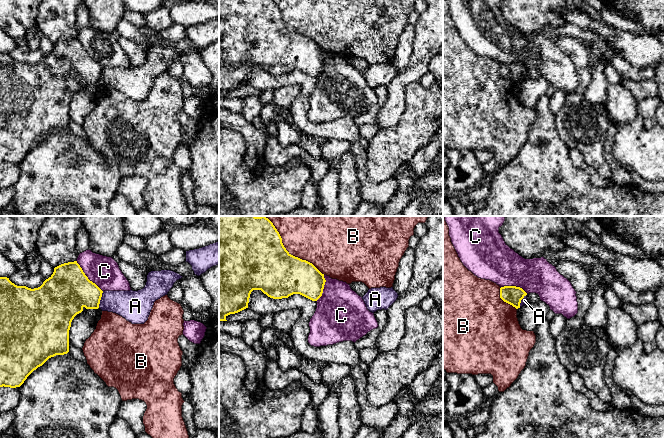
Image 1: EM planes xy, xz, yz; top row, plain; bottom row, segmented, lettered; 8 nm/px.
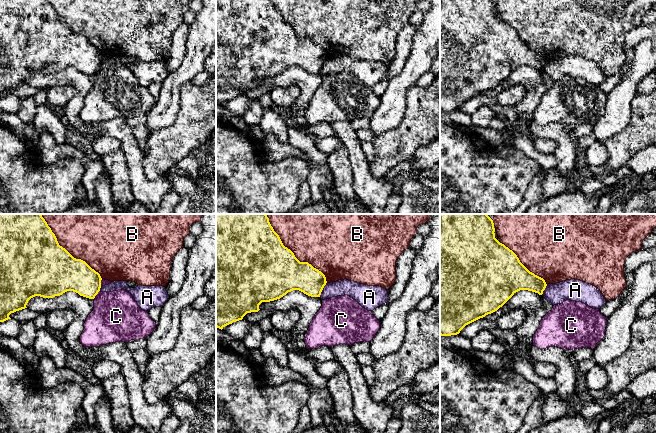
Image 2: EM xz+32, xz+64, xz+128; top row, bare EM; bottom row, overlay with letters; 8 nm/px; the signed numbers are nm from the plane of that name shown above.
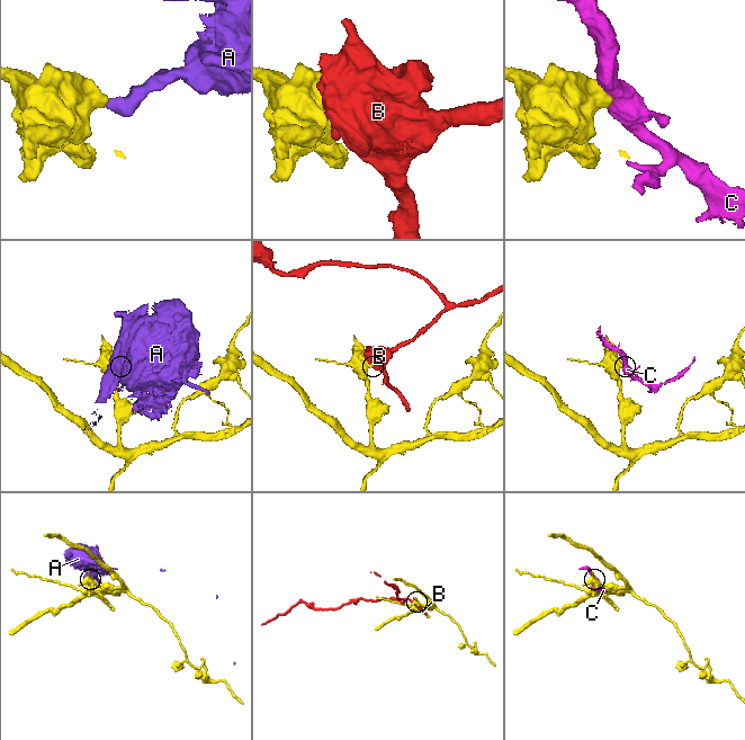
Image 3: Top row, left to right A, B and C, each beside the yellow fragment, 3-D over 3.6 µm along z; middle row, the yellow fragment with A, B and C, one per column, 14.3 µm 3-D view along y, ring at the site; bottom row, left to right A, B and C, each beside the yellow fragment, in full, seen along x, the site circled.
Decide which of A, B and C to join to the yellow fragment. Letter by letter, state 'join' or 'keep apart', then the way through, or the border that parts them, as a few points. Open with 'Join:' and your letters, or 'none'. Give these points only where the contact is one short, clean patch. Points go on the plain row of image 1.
Join: none
A: keep apart; border xy (103, 67), (98, 83)
B: keep apart
C: keep apart; border xy (76, 36), (84, 50), (102, 67)

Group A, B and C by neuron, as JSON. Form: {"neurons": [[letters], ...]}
{"neurons": [["A"], ["B"], ["C"]]}

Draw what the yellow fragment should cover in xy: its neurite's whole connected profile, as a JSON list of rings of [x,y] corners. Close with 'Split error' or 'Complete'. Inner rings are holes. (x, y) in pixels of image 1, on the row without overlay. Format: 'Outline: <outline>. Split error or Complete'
Outline: [[[77,37],[61,40],[38,64],[17,62],[0,53],[0,163],[20,163],[49,134],[69,128],[69,106],[74,93],[86,85],[98,85],[103,67],[83,48]]]. Complete

